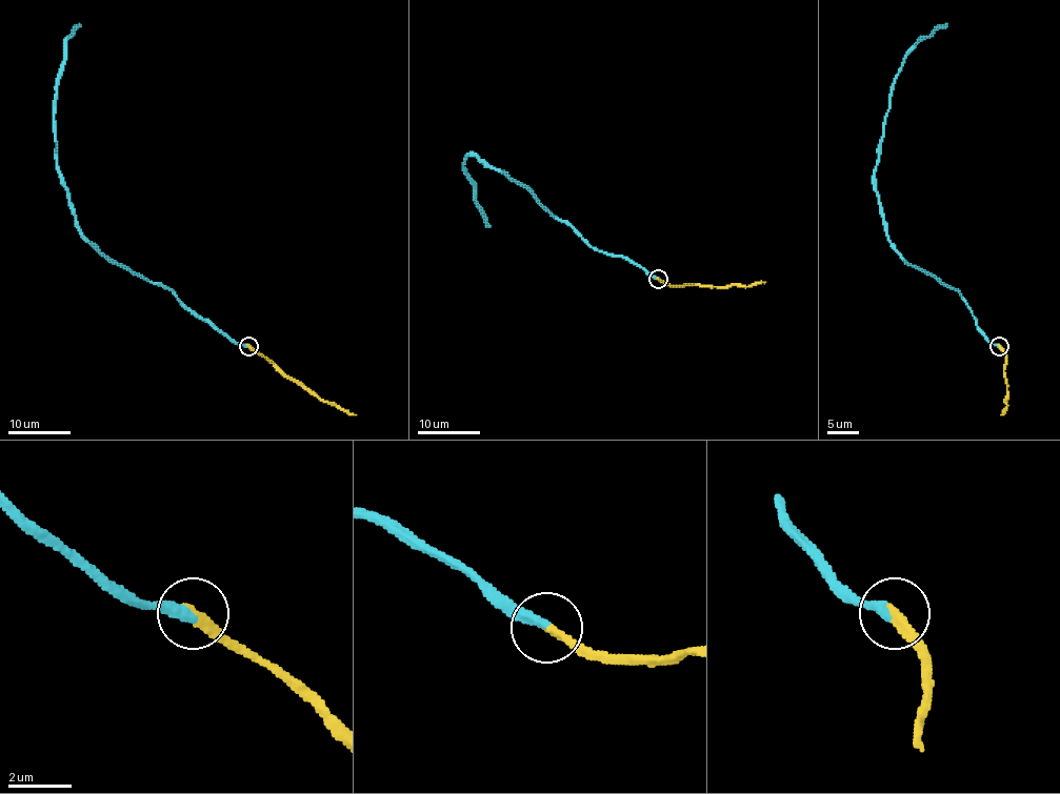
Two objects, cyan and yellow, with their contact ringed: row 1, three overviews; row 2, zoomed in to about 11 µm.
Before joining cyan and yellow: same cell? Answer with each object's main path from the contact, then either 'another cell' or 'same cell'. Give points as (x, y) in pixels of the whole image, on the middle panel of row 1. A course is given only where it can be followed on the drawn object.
cyan runs (659, 279), (624, 258), (590, 246), (530, 192), (470, 155), (463, 168), (488, 227); yellow runs (659, 279), (666, 285), (748, 286), (765, 282); same cell

